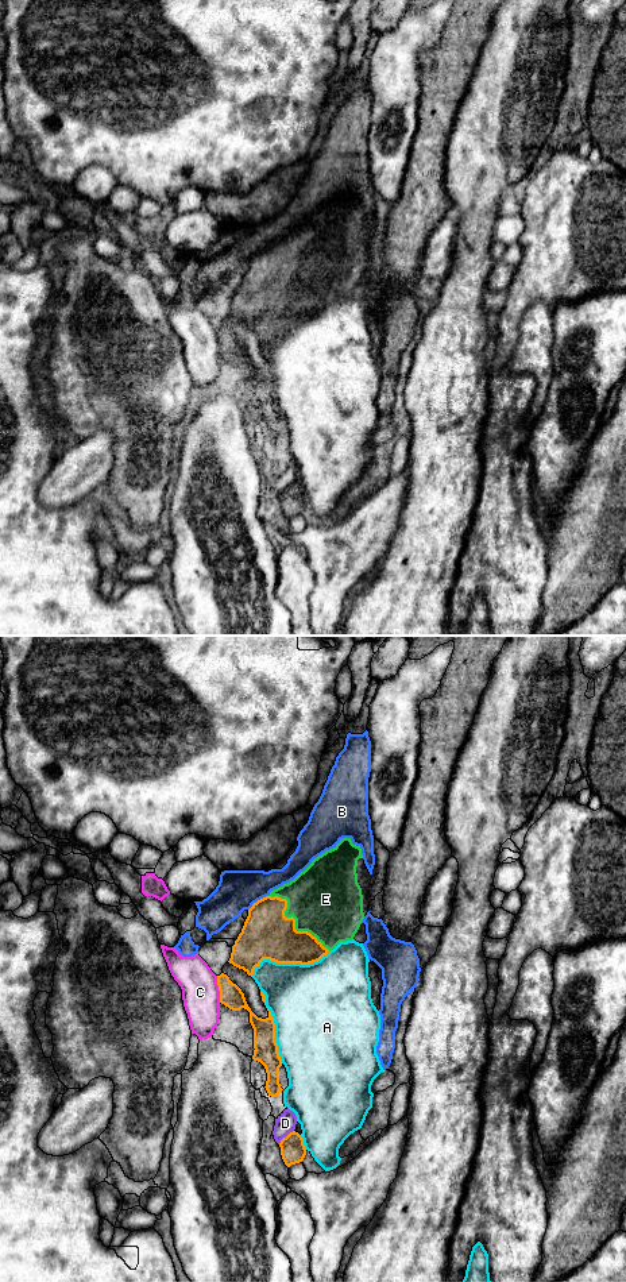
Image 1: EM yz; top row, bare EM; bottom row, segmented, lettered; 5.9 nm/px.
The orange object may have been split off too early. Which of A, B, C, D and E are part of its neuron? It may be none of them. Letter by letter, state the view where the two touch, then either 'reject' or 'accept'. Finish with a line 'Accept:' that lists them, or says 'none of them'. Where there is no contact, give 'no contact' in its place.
A: yz | reject
B: yz | reject
C: yz | reject
D: yz | reject
E: yz | accept
Accept: E

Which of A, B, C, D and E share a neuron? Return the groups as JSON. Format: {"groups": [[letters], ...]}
{"groups": [["A"], ["B"], ["C"], ["D"], ["E"]]}

